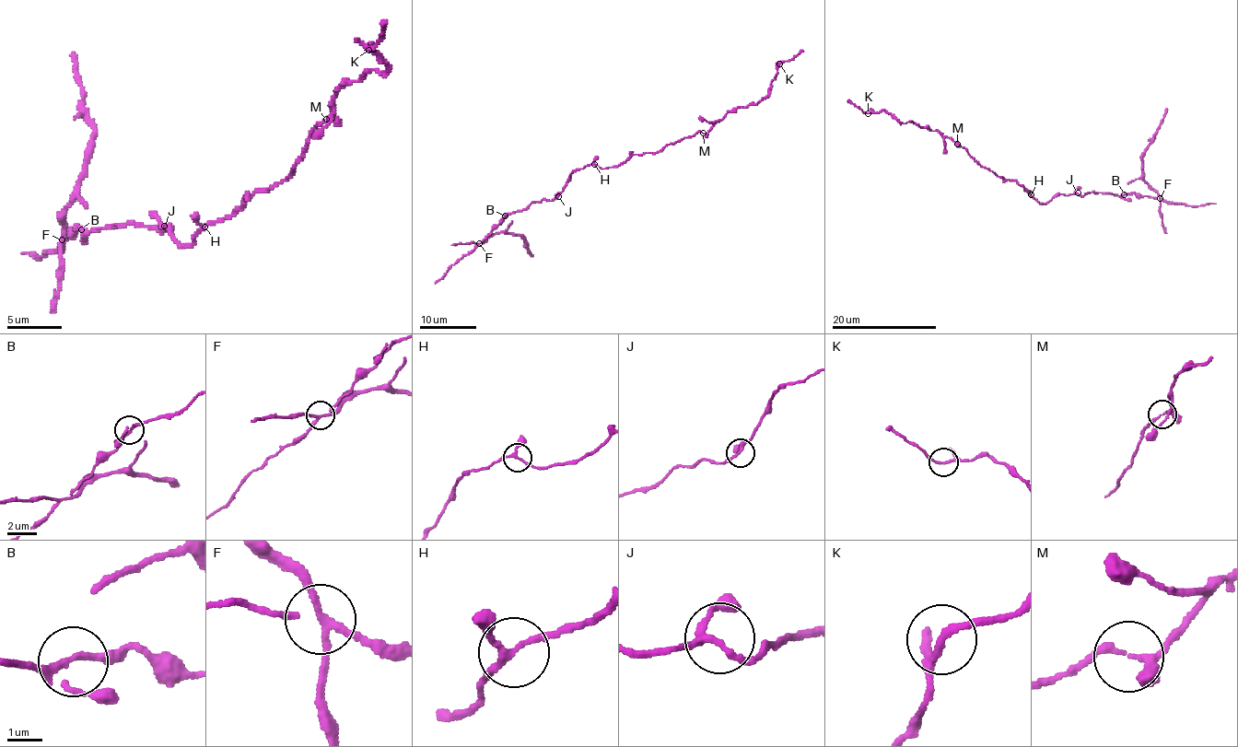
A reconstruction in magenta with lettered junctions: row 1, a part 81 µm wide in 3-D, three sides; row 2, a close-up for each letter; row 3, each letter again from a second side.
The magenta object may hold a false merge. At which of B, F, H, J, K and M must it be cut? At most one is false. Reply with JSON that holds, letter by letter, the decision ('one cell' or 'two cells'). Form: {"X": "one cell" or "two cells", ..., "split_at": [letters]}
{"B": "one cell", "F": "two cells", "H": "one cell", "J": "one cell", "K": "one cell", "M": "one cell", "split_at": ["F"]}

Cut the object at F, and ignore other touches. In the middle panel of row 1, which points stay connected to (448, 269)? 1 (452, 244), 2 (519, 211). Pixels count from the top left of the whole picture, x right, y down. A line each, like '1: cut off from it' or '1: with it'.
1: cut off from it
2: with it

